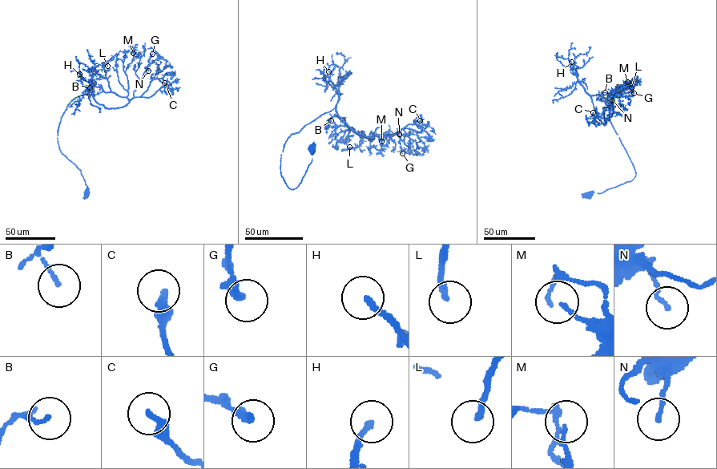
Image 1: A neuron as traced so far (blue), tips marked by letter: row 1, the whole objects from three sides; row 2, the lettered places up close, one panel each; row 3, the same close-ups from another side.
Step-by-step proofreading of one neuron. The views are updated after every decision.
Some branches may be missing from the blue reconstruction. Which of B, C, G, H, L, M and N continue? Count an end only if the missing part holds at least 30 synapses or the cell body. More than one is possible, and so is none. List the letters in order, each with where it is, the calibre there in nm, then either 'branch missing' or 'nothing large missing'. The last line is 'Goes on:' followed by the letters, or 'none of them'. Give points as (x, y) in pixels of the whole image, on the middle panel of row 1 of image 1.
B: at (331, 120); 130 nm thick; nothing large missing
C: at (420, 120); 320 nm thick; nothing large missing
G: at (402, 153); 280 nm thick; nothing large missing
H: at (328, 71); 190 nm thick; nothing large missing
L: at (349, 147); 190 nm thick; nothing large missing
M: at (381, 141); 130 nm thick; nothing large missing
N: at (399, 134); 130 nm thick; nothing large missing
Goes on: none of them

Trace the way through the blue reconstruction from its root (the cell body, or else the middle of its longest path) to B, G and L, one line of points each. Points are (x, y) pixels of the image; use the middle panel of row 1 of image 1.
B: (312, 149), (289, 188), (283, 145), (318, 116), (335, 108), (372, 137), (331, 120)
G: (312, 149), (289, 188), (285, 143), (334, 108), (360, 134), (396, 134), (402, 153)
L: (312, 149), (289, 188), (280, 168), (291, 133), (335, 108), (373, 136), (363, 131), (349, 147)

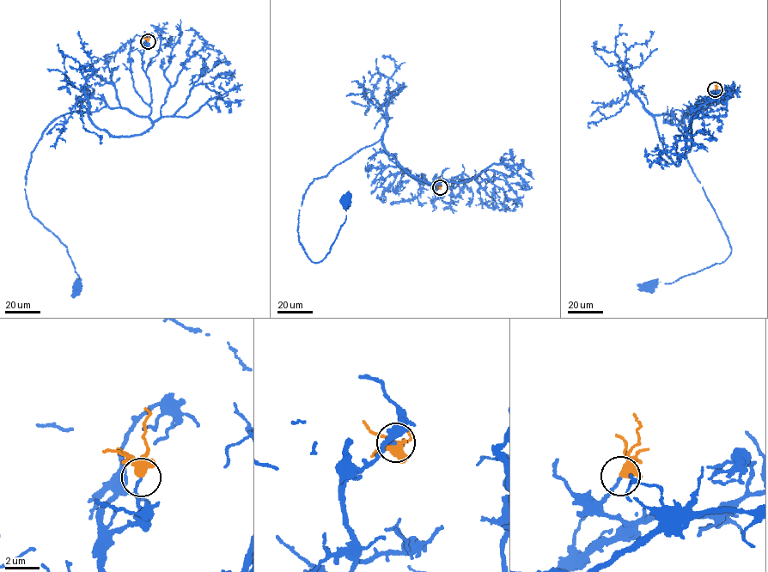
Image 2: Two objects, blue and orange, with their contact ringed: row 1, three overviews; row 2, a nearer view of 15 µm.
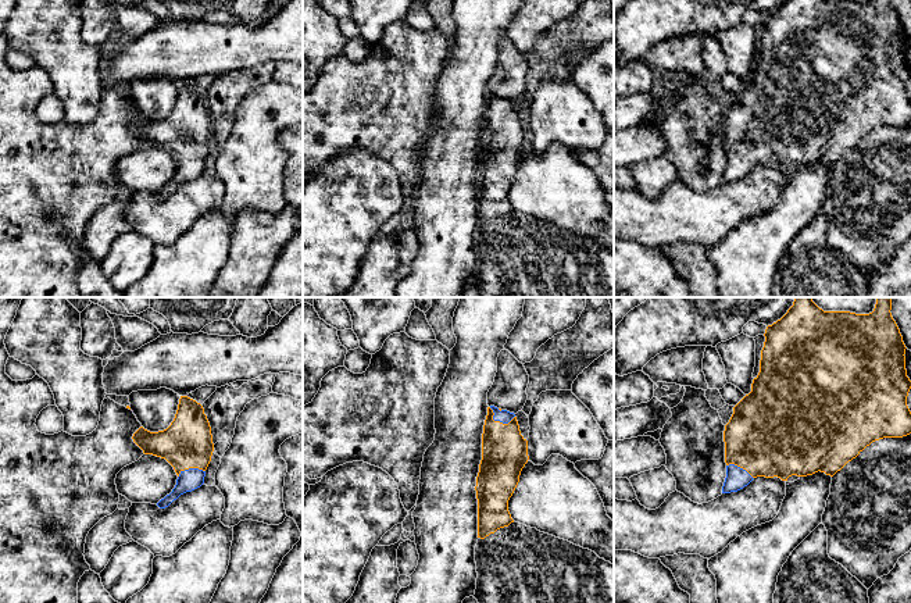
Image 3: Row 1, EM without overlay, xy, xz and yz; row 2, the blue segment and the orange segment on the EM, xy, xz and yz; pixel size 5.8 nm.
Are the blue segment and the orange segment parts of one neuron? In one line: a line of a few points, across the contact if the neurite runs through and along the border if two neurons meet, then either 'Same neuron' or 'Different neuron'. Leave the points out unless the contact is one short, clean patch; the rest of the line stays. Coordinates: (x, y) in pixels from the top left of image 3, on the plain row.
Line: xz (503, 104), (499, 109), (504, 141). Same neuron

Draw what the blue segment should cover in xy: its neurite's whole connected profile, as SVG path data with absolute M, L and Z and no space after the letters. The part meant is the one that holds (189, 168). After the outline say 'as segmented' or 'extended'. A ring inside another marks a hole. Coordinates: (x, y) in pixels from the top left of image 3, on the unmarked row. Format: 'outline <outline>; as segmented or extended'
outline M181 85L175 107L167 118L150 121L140 115L132 128L144 143L165 147L178 164L172 181L157 192L160 197L204 172L214 132L204 97L196 89Z; extended

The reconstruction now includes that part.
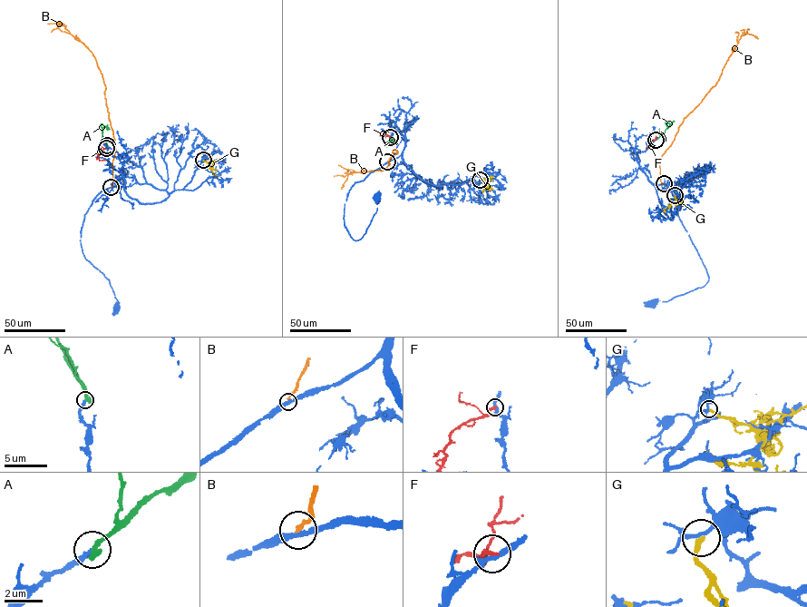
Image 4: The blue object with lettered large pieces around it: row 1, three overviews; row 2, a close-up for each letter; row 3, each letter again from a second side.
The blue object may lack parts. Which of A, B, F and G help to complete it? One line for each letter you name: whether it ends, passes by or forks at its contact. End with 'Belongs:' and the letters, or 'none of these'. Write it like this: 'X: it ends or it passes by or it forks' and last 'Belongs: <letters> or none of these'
A: it ends
Belongs: A

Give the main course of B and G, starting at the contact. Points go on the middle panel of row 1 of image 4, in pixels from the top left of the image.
B: (387, 161), (393, 149), (397, 151), (384, 170), (352, 172), (341, 189)
G: (480, 180), (485, 183), (486, 180), (493, 176)

